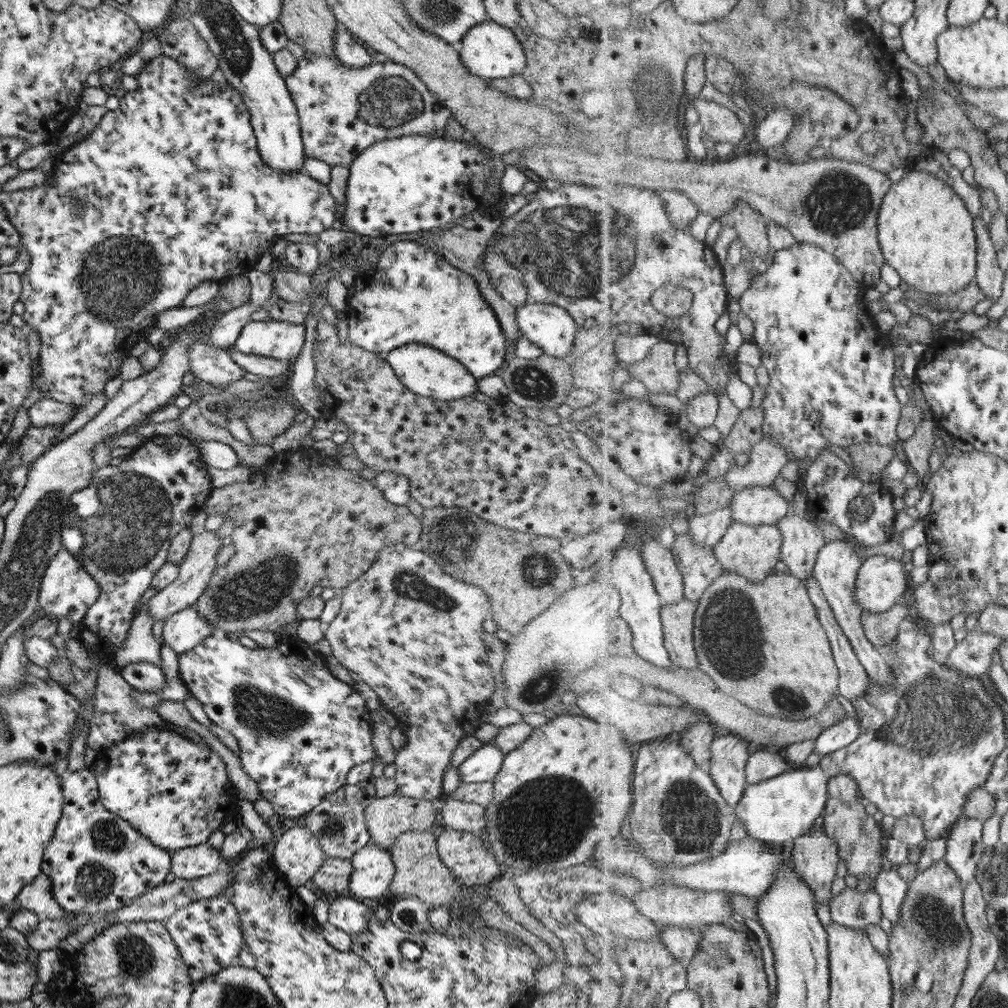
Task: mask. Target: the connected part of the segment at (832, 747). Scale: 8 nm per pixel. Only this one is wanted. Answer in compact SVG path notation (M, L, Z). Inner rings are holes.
M845 717L816 737L814 750L820 756L835 753L836 750L841 750L855 742L860 737L861 729L860 721Z

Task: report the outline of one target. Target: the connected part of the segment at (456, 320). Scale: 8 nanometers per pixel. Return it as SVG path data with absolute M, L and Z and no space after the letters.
M398 241L389 244L378 254L374 268L357 275L343 311L347 319L348 342L367 352L387 353L405 343L429 346L461 362L475 380L491 375L504 361L505 341L501 327L477 288L475 279L452 267L422 242Z

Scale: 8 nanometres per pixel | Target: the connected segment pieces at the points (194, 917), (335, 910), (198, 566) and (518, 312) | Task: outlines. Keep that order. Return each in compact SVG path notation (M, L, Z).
M218 895L190 903L163 921L193 983L197 984L205 976L215 974L223 968L239 966L237 955L244 942L234 908L229 901Z
M342 895L329 904L326 921L355 937L365 930L370 916L369 908L353 898Z
M199 511L188 524L188 528L192 532L185 556L180 560L178 565L178 575L173 582L170 582L165 588L158 590L145 604L148 606L148 615L151 615L155 620L165 620L174 612L187 608L189 605L194 605L196 600L205 590L214 568L216 567L216 554L218 550L227 542L227 537L219 538L215 531L207 531L203 529L203 521L205 514Z
M528 301L521 306L514 307L514 319L518 326L519 336L539 346L543 354L565 359L571 352L573 337L579 328L566 310L558 306Z

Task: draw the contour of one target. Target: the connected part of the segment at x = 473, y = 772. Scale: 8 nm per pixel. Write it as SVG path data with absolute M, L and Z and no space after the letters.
M483 744L456 767L461 784L491 781L497 774L503 757L504 753L494 744Z

